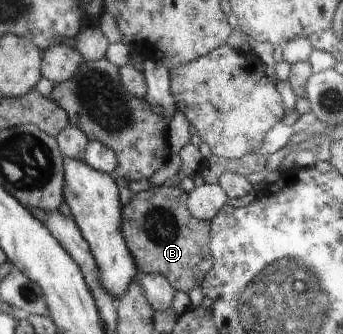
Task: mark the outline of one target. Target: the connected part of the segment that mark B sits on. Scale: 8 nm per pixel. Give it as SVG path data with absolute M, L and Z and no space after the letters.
M177 184L139 192L122 208L121 231L140 275L161 274L175 291L188 294L202 286L214 261L208 246L211 223L199 221L189 213L187 198L188 193Z

